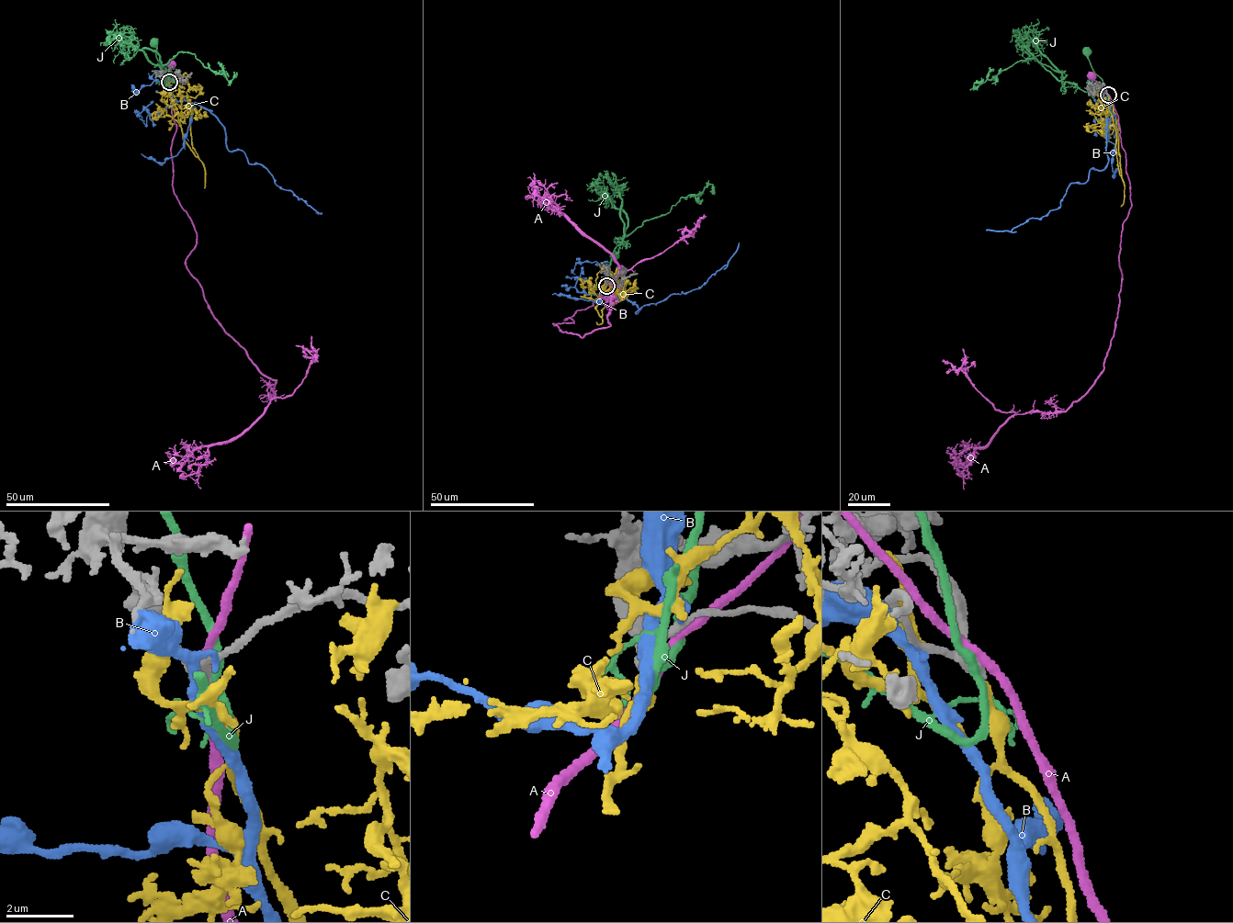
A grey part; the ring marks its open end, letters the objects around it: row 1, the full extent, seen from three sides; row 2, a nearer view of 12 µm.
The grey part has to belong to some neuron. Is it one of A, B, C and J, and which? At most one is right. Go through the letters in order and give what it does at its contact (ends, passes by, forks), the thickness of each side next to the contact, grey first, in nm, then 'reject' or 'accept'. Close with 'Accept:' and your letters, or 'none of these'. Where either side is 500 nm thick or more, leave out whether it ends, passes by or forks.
A: it passes by | 400/260 nm | reject
B: it passes by | 170/150 nm | reject
C: it ends | 360/240 nm | accept
J: it passes by | 400/240 nm | reject
Accept: C

